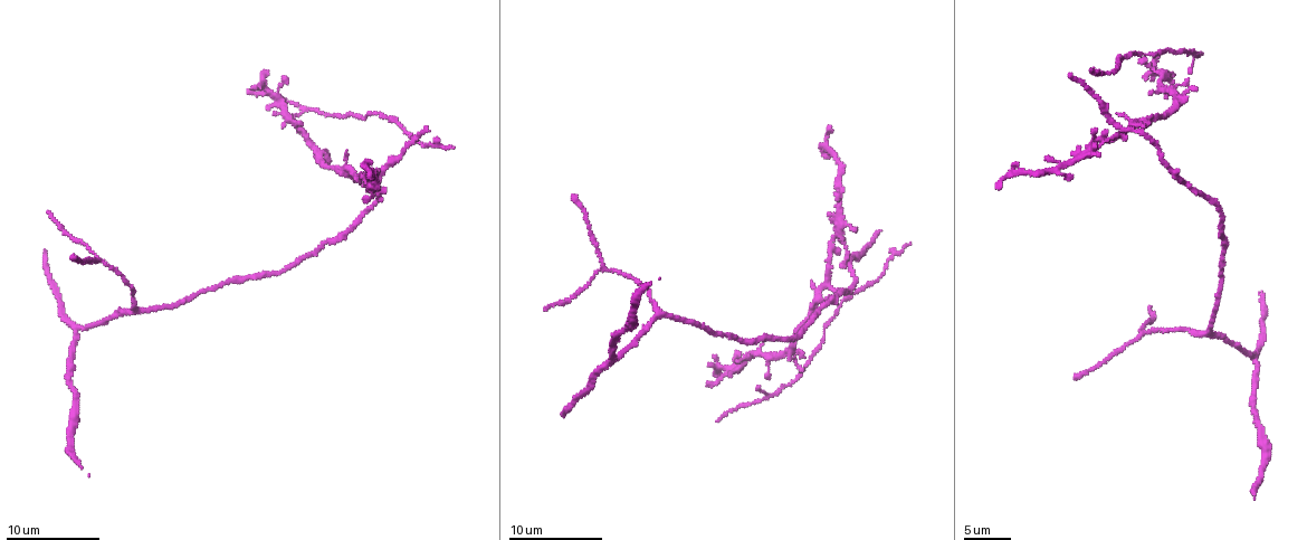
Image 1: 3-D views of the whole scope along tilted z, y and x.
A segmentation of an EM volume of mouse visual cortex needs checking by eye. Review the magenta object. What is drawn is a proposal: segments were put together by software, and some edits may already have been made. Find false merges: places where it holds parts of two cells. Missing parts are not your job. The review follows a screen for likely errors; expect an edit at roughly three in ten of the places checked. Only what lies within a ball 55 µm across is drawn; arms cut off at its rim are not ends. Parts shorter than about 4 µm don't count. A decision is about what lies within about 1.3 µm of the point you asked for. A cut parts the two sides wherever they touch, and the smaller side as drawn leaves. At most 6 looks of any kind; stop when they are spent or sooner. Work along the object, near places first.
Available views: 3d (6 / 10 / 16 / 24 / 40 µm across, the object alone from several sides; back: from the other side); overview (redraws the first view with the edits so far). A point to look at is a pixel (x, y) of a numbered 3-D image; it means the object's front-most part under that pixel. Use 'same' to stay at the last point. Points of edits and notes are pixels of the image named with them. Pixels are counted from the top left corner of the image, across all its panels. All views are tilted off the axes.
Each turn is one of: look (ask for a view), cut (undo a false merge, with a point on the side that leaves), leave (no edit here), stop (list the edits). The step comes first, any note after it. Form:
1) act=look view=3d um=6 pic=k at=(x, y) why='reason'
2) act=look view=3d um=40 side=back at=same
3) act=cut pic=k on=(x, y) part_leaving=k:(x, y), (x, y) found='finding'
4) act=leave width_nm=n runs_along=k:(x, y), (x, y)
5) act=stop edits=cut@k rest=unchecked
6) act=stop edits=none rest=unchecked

act=look view=3d um=10 pic=1 at=(1207, 335) why='three arms meet'

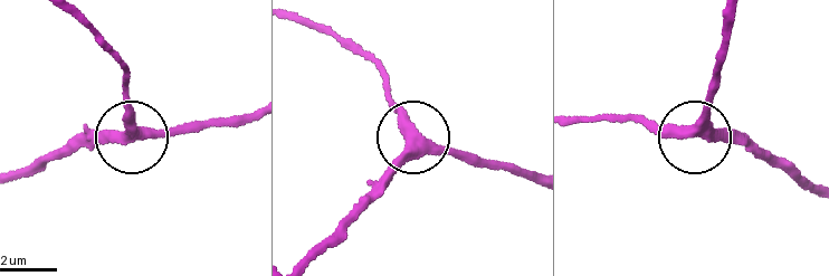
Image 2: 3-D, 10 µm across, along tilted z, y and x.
act=leave width_nm=380 runs_along=2:(254, 110), (136, 133), (125, 87), (131, 74) found='continuous, no second cell'

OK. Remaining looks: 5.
act=look view=3d um=10 pic=1 at=(1142, 336) why='branch point'

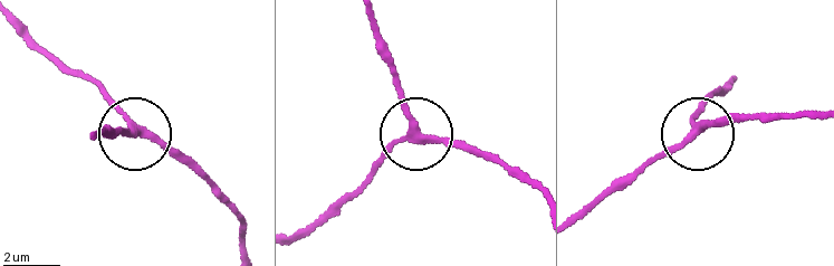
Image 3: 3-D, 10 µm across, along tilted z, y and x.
act=look view=3d um=6 pic=3 at=(693, 130)

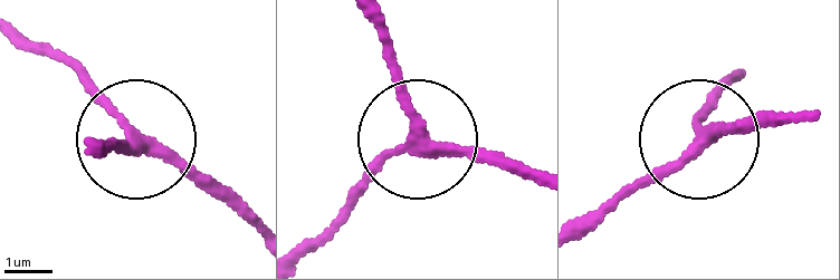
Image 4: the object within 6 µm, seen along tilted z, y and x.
act=leave side_arm_um=9 runs_along=4:(530, 179), (409, 146), (341, 208) found='all the same cell'

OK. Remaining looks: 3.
act=look view=3d um=6 pic=1 at=(303, 129) why='three arms meet'

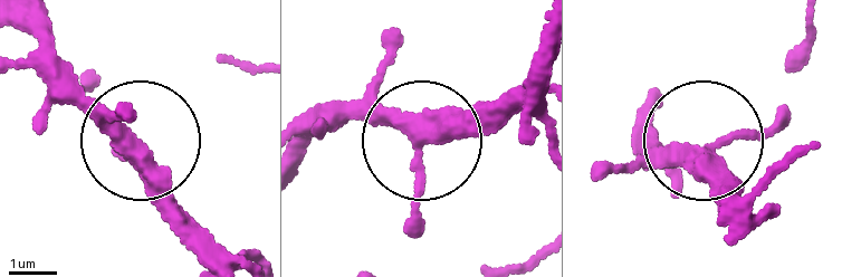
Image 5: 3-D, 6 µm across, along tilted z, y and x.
act=leave arms=3 runs_along=5:(210, 261), (147, 151), (87, 107), (59, 70) found='one cell here'

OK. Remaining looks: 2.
act=stop edits=none rest=unchecked

